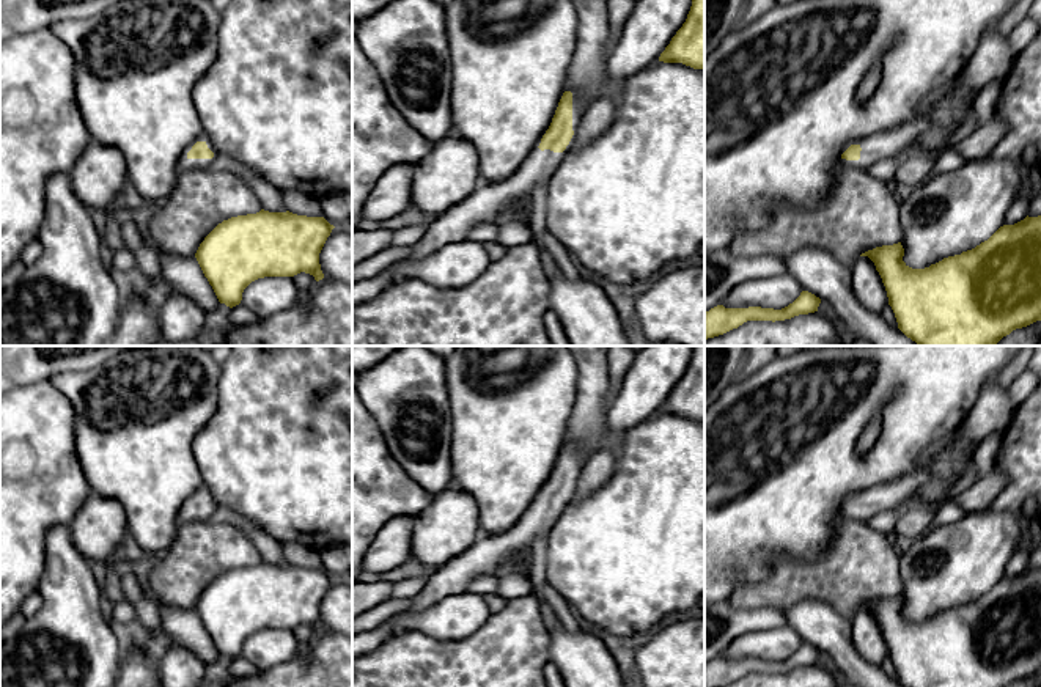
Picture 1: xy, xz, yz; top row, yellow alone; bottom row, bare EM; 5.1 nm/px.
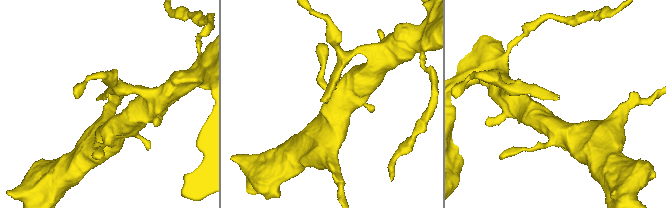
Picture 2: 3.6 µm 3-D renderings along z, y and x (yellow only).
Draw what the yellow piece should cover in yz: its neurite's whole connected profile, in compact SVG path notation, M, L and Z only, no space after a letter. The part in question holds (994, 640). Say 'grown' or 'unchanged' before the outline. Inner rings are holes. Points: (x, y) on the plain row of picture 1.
unchanged | M1027 568L1014 577L1003 577L975 601L925 621L912 621L903 613L901 594L876 599L860 608L868 608L874 615L898 681L904 687L1010 687L1016 681L1041 673L1041 568Z

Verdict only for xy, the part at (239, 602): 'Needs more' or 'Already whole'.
Already whole

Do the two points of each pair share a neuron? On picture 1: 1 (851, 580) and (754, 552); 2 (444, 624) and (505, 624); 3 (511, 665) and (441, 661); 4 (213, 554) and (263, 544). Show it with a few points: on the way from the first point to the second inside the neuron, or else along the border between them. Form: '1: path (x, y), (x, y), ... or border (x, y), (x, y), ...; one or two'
1: border (809, 562), (776, 555), (766, 576), (746, 582); two
2: border (492, 613), (474, 632), (450, 642); two
3: path (494, 665), (458, 665); one
4: border (224, 524), (238, 527), (263, 560); two

